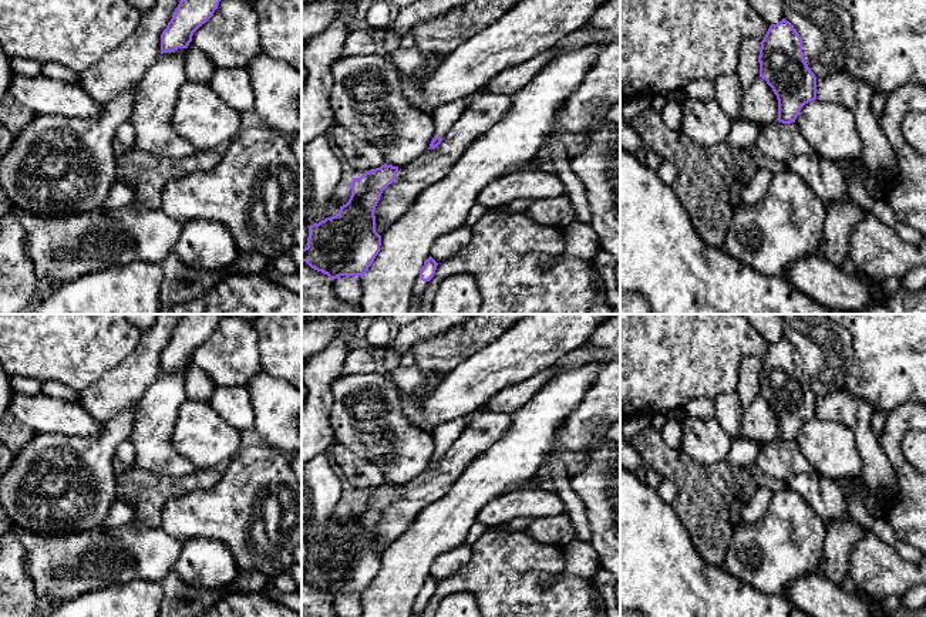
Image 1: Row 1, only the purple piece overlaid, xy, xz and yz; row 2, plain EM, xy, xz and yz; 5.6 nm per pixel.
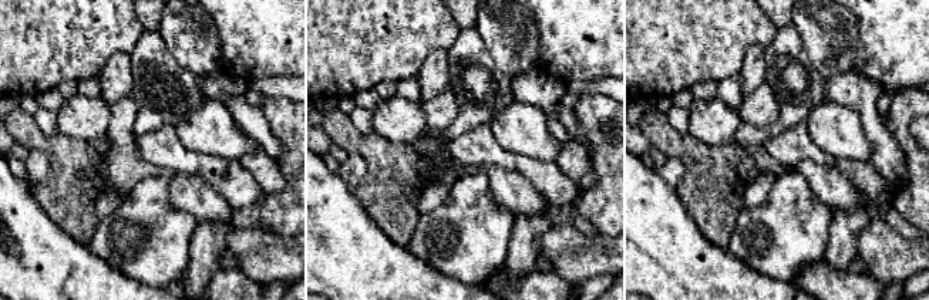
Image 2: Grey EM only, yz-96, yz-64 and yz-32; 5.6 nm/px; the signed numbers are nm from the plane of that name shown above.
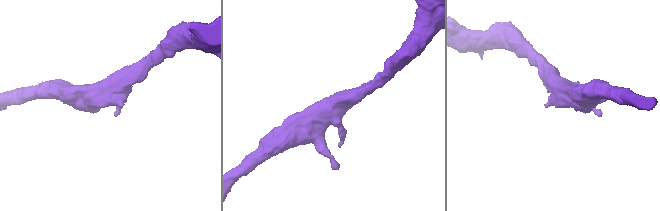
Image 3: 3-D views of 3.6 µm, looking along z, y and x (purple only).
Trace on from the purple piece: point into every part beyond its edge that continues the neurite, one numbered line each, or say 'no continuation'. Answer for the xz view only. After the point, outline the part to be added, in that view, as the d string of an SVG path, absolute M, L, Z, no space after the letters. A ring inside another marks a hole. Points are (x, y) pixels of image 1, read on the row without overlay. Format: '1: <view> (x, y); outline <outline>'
1: xz (444, 435); outline M488 402L479 407L477 411L472 411L464 417L459 417L454 421L444 422L434 428L432 438L435 444L434 455L441 455L452 446L454 441L461 435L461 432L469 425L469 422L479 414L489 412Z
2: xz (420, 604); outline M418 593L418 596L415 597L415 601L414 601L414 606L413 606L413 614L417 616L417 617L421 617L427 604L428 604L428 600L422 600L421 594Z

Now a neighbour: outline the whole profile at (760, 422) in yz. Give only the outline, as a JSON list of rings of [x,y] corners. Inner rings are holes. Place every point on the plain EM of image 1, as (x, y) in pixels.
[[[758,395],[752,404],[745,408],[741,435],[755,444],[772,441],[778,436],[778,418],[765,398]]]

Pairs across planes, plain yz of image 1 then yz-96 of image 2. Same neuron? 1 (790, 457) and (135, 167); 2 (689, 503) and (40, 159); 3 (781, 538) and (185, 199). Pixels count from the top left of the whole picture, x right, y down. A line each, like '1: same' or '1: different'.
1: different
2: different
3: different

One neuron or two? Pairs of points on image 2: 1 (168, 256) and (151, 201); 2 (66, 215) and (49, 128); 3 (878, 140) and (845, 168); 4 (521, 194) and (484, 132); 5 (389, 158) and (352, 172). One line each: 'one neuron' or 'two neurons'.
1: one neuron
2: two neurons
3: two neurons
4: two neurons
5: two neurons

